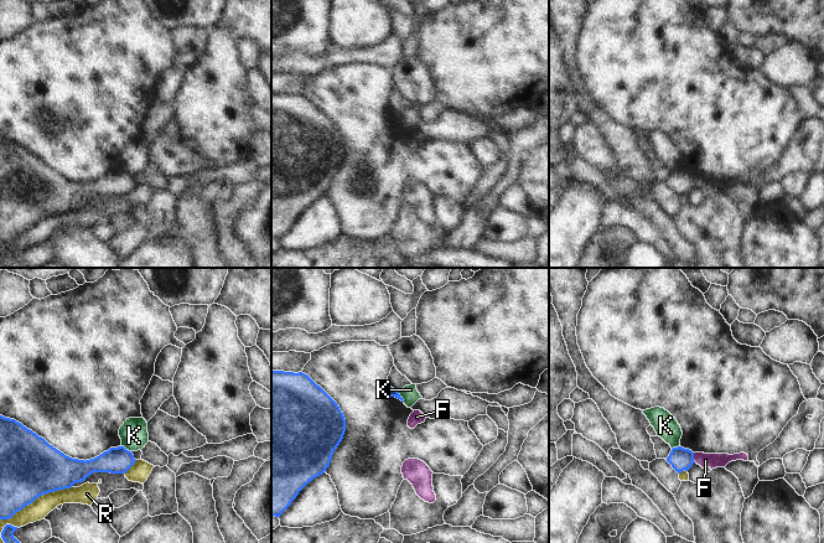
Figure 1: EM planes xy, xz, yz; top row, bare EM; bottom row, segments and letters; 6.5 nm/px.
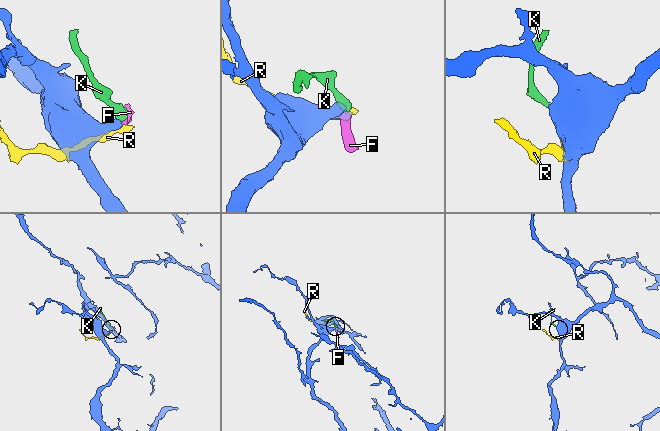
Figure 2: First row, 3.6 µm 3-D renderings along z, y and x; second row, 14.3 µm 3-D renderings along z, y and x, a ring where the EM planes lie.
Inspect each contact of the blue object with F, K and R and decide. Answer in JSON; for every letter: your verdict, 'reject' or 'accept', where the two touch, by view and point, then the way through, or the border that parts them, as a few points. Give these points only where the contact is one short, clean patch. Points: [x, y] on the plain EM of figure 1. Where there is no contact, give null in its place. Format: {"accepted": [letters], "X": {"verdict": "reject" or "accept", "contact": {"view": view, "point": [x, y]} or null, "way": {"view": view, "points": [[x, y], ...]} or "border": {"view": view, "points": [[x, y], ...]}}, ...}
{"accepted": [], "F": {"verdict": "reject", "contact": {"view": "yz", "point": [693, 180]}, "border": {"view": "yz", "points": [[693, 175], [695, 184]]}}, "K": {"verdict": "reject", "contact": {"view": "xy", "point": [125, 171]}, "border": {"view": "xy", "points": [[122, 167], [131, 175]]}}, "R": {"verdict": "reject", "contact": {"view": "xy", "point": [35, 221]}}}

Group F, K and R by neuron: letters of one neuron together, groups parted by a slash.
F / K / R

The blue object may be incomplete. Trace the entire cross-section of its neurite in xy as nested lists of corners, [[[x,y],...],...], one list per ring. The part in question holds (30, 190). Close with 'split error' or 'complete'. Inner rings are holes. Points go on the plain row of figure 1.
[[[0,138],[0,242],[9,242],[37,219],[71,211],[93,195],[125,196],[134,186],[131,174],[110,170],[90,182],[72,181],[15,141]]]; complete

